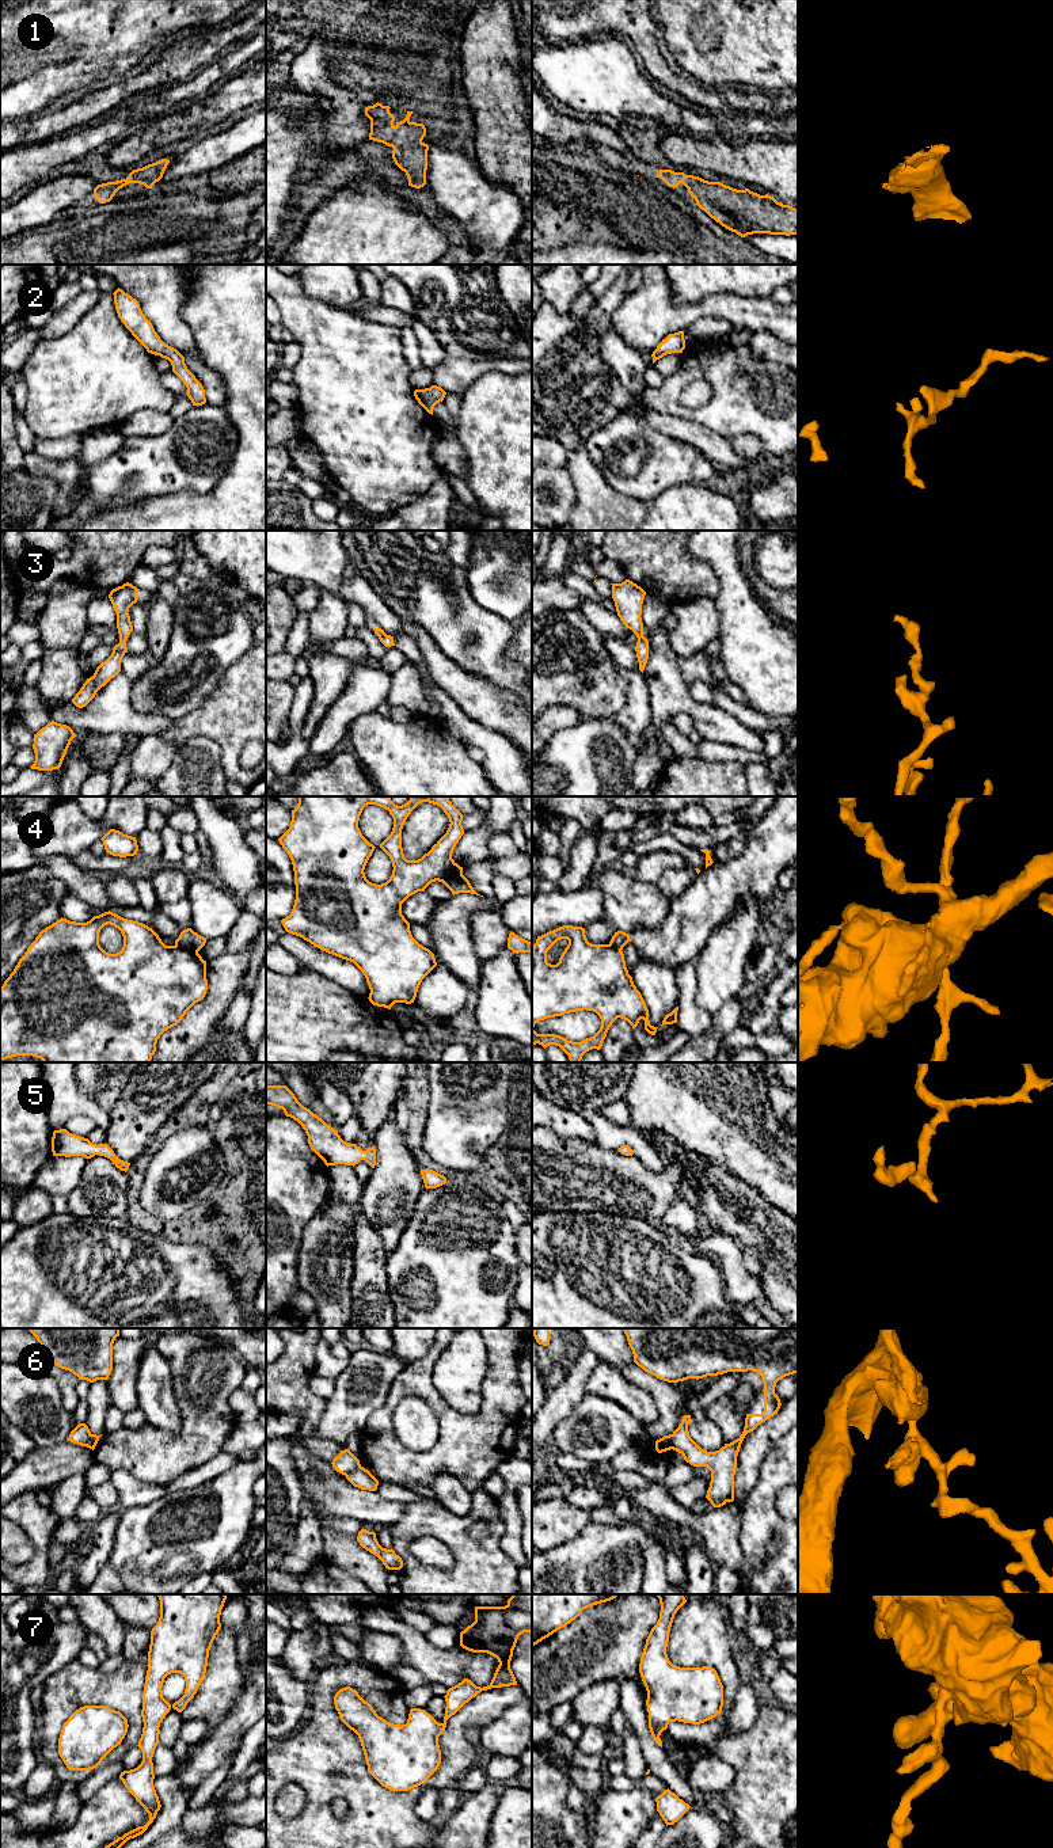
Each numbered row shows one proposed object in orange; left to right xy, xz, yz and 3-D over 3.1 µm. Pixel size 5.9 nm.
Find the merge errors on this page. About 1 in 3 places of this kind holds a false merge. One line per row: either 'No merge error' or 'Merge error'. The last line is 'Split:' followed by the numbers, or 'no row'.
1: No merge error
2: No merge error
3: No merge error
4: Merge error
5: No merge error
6: Merge error
7: No merge error
Split: 4, 6

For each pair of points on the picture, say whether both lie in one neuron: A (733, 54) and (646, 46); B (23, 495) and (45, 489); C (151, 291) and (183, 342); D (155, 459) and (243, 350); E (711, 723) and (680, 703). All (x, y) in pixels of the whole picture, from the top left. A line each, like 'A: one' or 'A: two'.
A: two
B: one
C: one
D: two
E: one

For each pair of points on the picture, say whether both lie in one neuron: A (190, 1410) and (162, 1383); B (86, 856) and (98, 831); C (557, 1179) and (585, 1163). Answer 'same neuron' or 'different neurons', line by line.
A: different neurons
B: different neurons
C: same neuron

